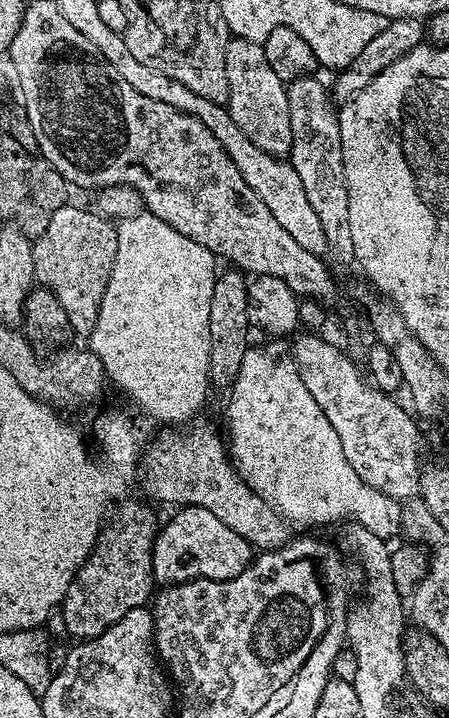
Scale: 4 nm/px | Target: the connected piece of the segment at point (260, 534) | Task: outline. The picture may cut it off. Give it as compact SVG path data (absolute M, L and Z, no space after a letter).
M195 424L188 426L193 428L185 427L184 433L164 430L149 446L148 453L145 456L143 453L138 480L144 483L145 490L164 504L210 510L214 518L222 518L222 522L226 522L234 534L242 534L253 549L284 547L290 539L290 528L284 517L256 495L236 473L225 437L221 433L219 436L208 424Z

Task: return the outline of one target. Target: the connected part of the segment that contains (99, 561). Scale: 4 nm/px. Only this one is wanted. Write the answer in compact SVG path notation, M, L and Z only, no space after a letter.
M125 499L115 509L116 517L114 512L101 528L91 554L68 583L62 611L68 636L73 641L93 640L114 626L118 618L130 614L130 610L145 607L153 595L152 551L158 533L158 520L156 524L155 514L146 505L132 499Z

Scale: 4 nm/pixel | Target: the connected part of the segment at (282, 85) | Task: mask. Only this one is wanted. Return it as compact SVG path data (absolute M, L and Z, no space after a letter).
M229 39L226 50L226 74L230 82L230 94L226 105L230 118L266 154L287 157L292 151L292 135L290 134L290 102L286 81L278 78L266 62L263 43L255 40Z

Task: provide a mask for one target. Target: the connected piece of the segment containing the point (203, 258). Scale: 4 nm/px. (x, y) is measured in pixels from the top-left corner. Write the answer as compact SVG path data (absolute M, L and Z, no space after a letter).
M147 210L141 211L140 215L134 218L119 221L116 224L116 233L118 234L118 254L114 254L114 266L108 279L106 294L102 296L96 325L90 333L90 340L92 340L90 350L100 359L102 366L107 370L107 379L111 383L113 380L146 415L161 420L164 426L183 425L193 419L191 416L207 402L208 392L210 393L208 378L210 370L210 297L214 295L214 282L218 275L218 267L216 268L218 257L210 250L206 250L206 246L198 246L198 242L190 242L190 238L178 234L178 230L174 230Z

